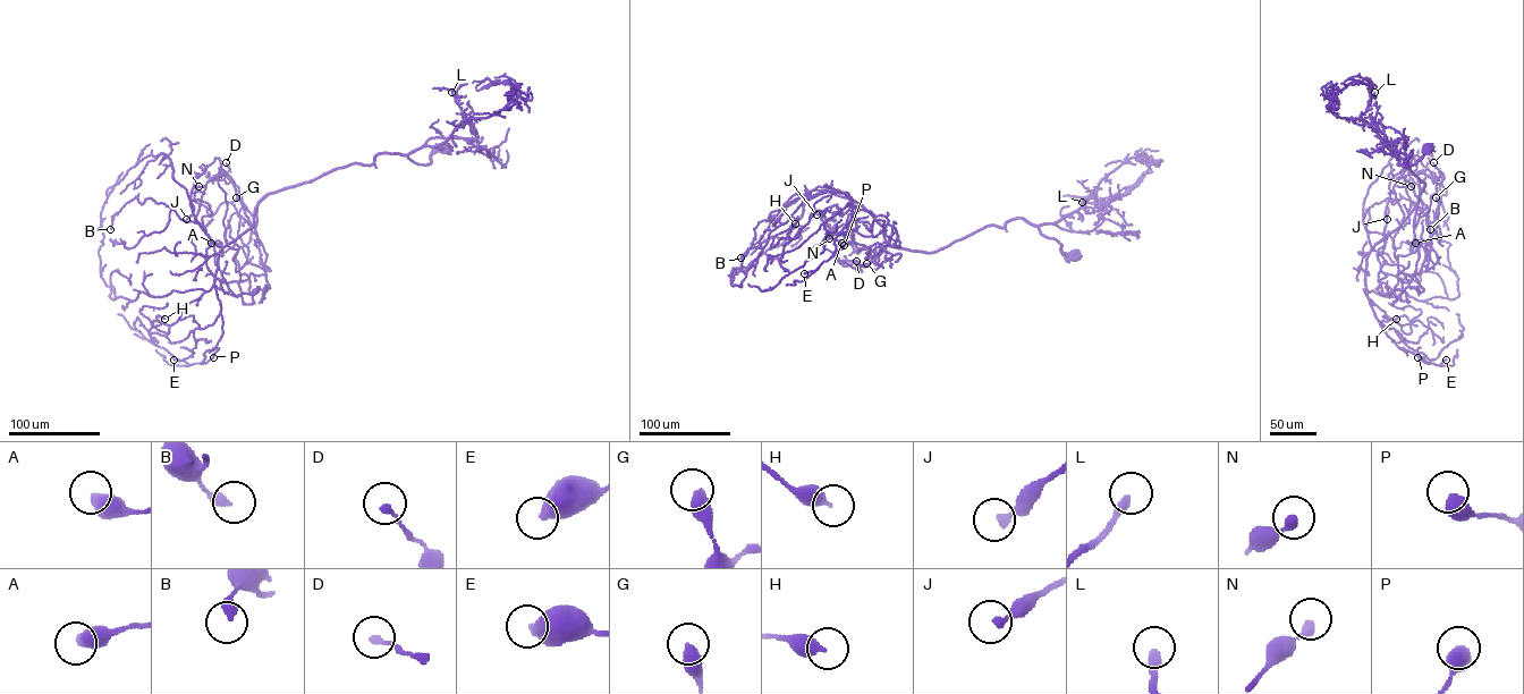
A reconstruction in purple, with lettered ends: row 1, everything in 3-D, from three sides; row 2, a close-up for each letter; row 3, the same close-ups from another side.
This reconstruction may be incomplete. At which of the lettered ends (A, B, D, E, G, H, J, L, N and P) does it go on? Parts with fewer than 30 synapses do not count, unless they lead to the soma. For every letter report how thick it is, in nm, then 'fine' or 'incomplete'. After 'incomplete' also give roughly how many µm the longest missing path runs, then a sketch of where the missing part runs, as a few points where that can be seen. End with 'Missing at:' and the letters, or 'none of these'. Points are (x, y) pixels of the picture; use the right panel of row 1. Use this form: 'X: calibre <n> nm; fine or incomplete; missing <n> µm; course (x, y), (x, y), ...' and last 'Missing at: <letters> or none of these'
A: calibre 500 nm; fine
B: calibre 340 nm; fine
D: calibre 200 nm; fine
E: calibre 550 nm; fine
G: calibre 460 nm; fine
H: calibre 400 nm; fine
J: calibre 280 nm; fine
L: calibre 300 nm; fine
N: calibre 320 nm; fine
P: calibre 550 nm; fine
Missing at: none of these

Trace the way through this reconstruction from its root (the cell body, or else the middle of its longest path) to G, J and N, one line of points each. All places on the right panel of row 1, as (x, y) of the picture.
G: (1427, 147), (1413, 164), (1390, 153), (1424, 184), (1413, 242), (1431, 247), (1436, 197)
J: (1427, 147), (1413, 164), (1390, 153), (1424, 184), (1414, 227), (1425, 176), (1413, 158), (1394, 177), (1387, 219)
N: (1427, 147), (1413, 164), (1390, 153), (1424, 184), (1414, 227), (1425, 175), (1396, 179), (1424, 209), (1411, 186)

